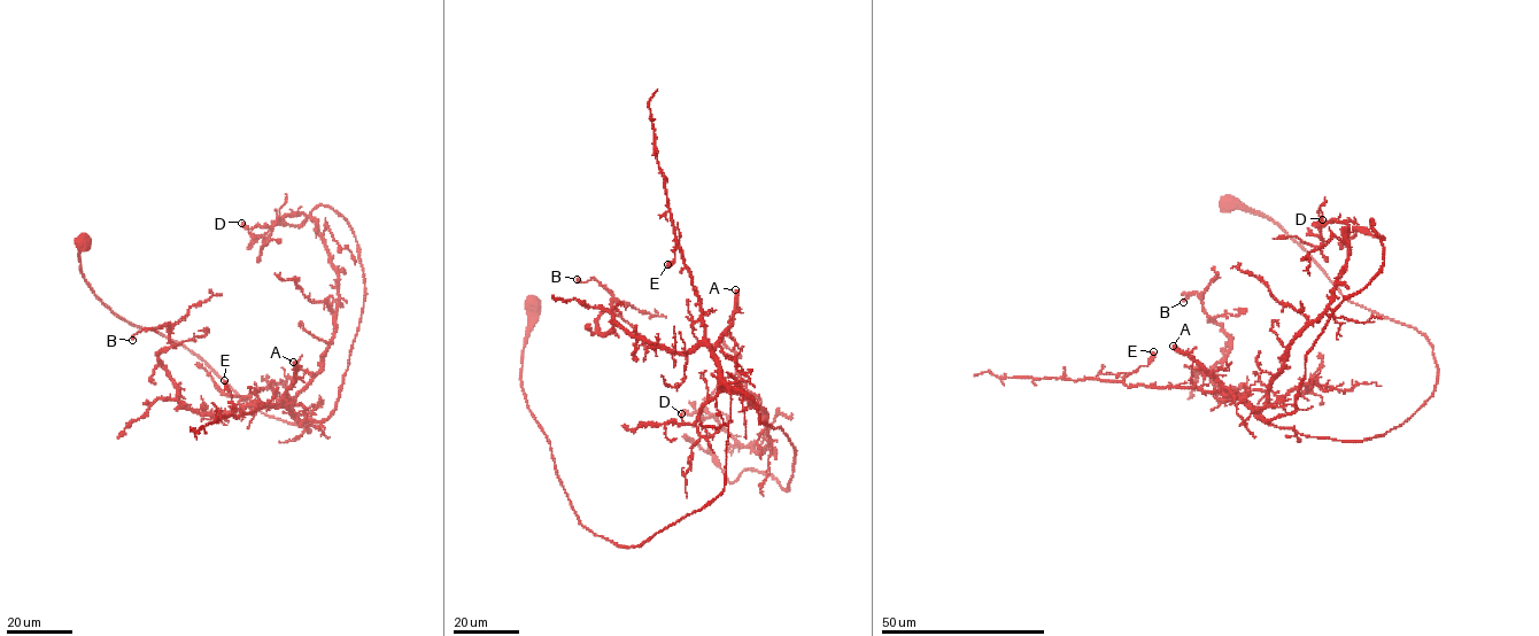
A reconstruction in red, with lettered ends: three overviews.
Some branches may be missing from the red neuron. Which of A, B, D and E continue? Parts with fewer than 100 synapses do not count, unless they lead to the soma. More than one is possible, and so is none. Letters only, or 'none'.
A

